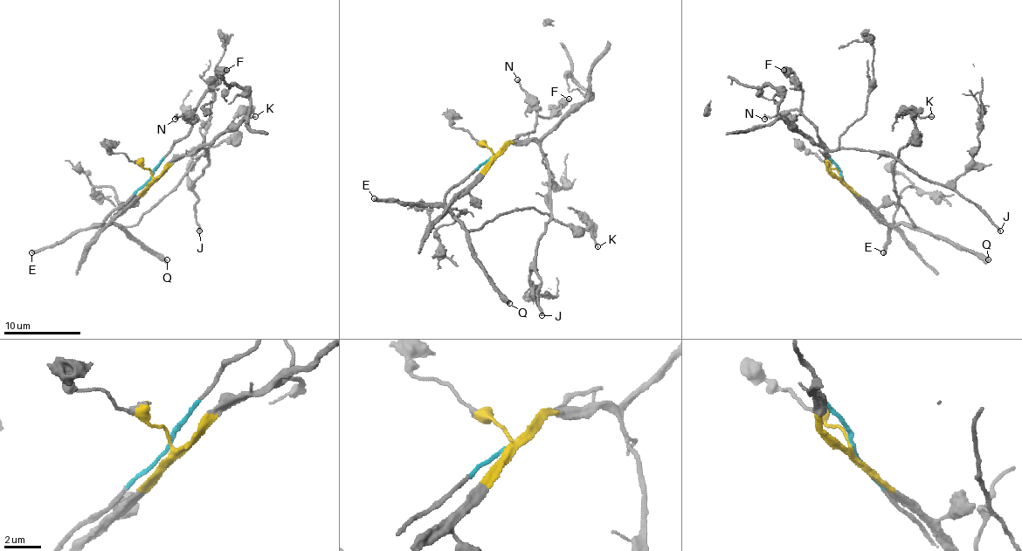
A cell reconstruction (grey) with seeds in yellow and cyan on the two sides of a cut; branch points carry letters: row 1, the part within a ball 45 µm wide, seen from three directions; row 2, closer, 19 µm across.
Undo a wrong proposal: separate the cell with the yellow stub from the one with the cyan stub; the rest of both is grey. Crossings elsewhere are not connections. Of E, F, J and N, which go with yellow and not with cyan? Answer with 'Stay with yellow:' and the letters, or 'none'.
Stay with yellow: J

